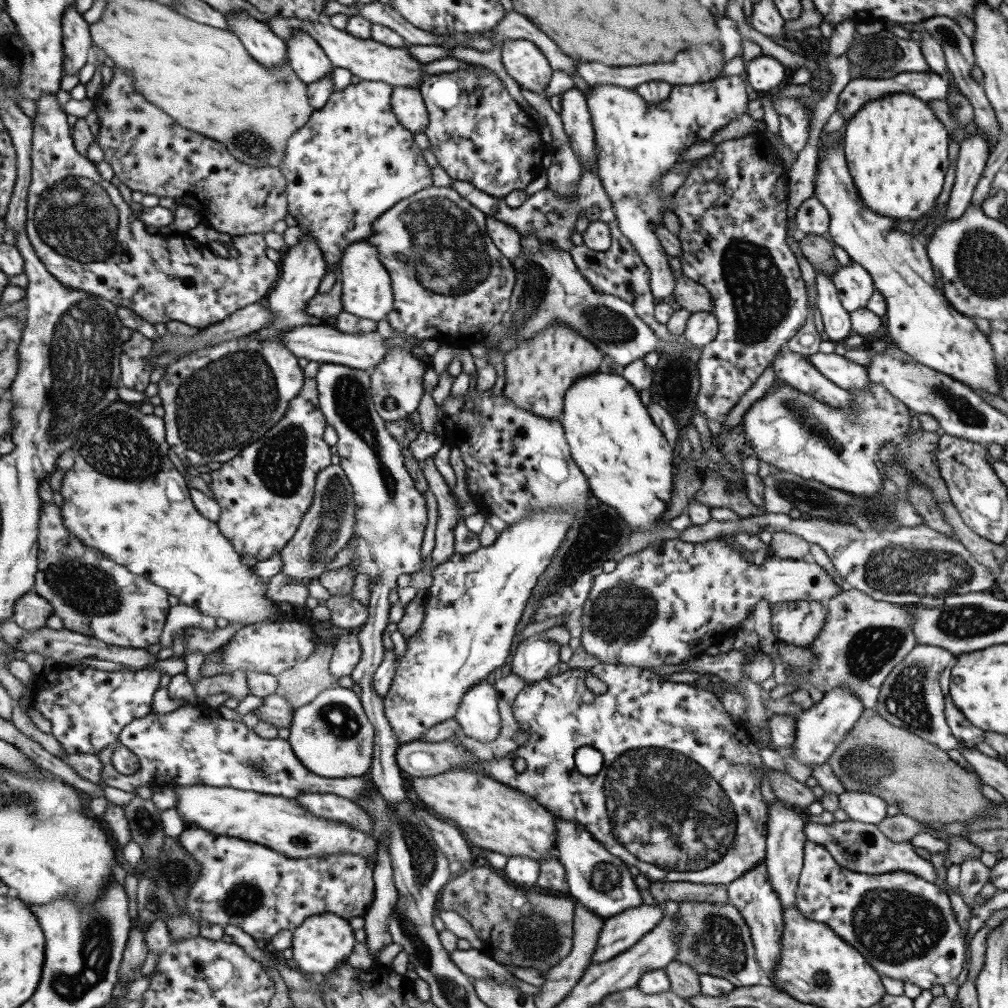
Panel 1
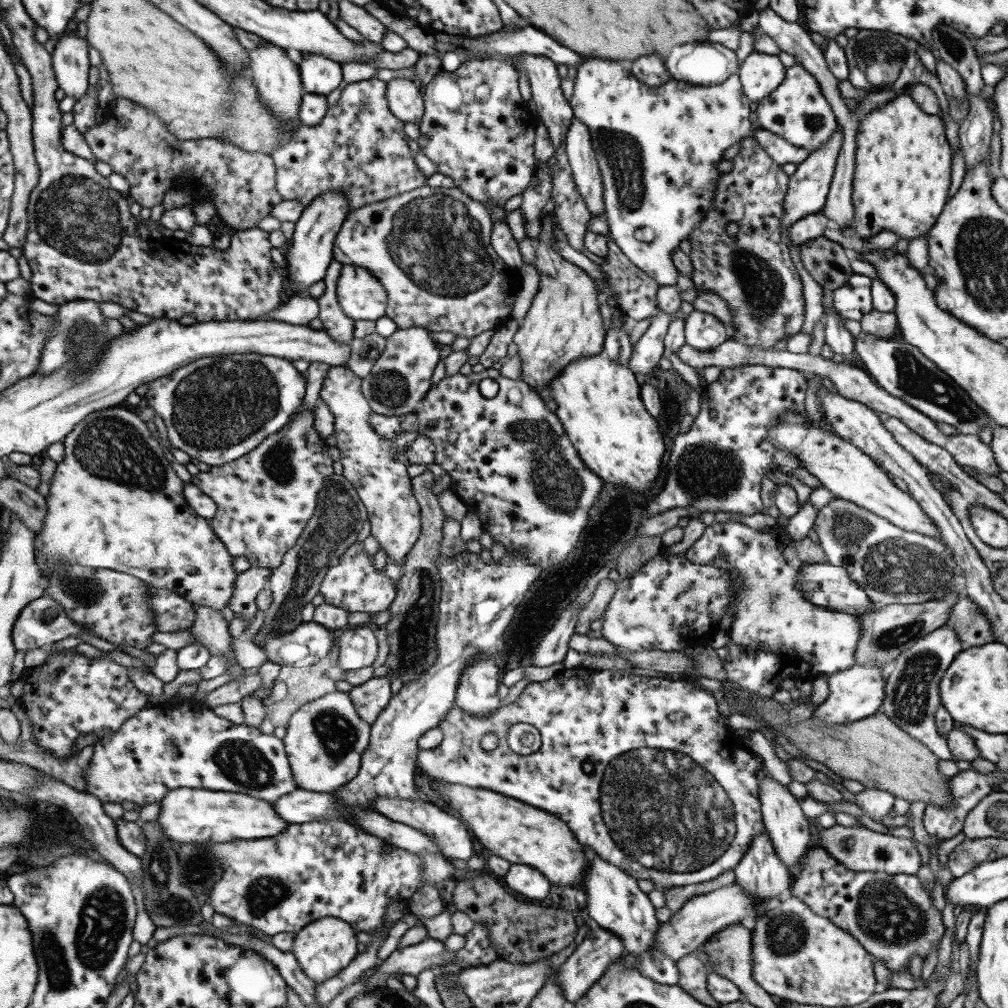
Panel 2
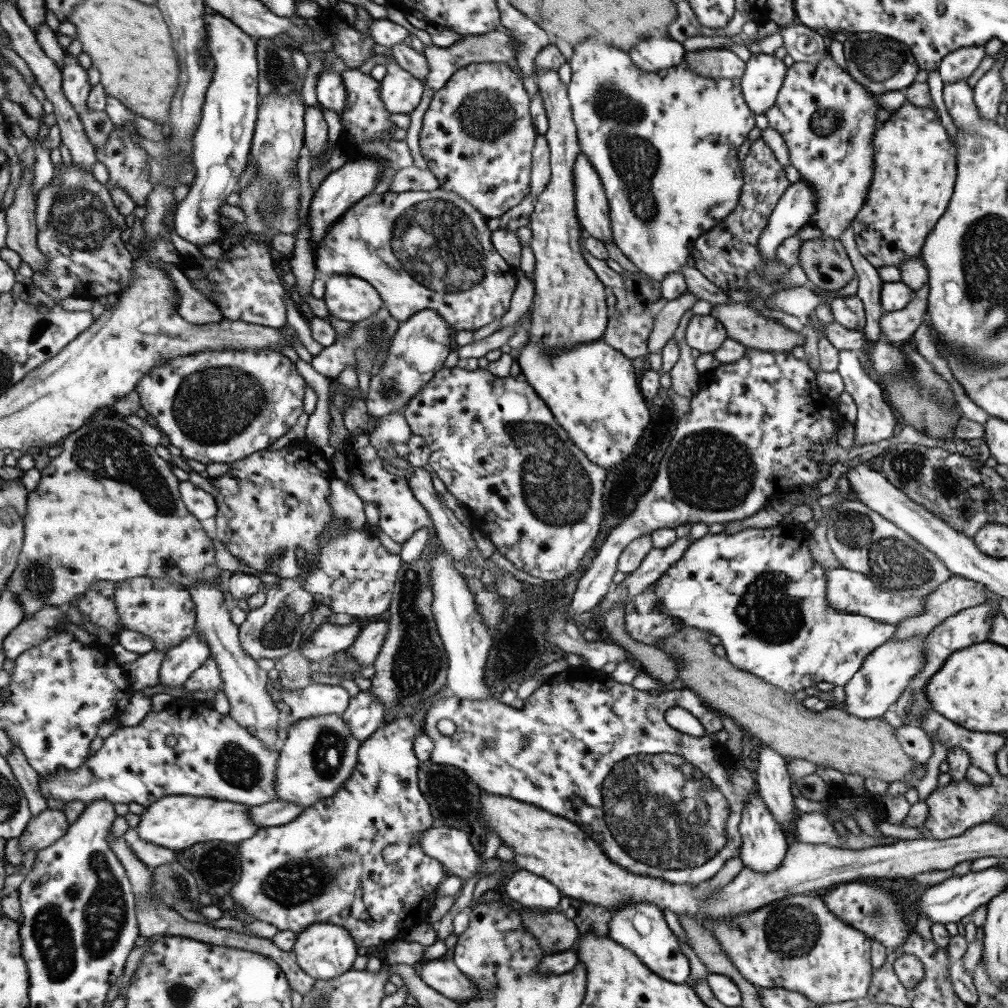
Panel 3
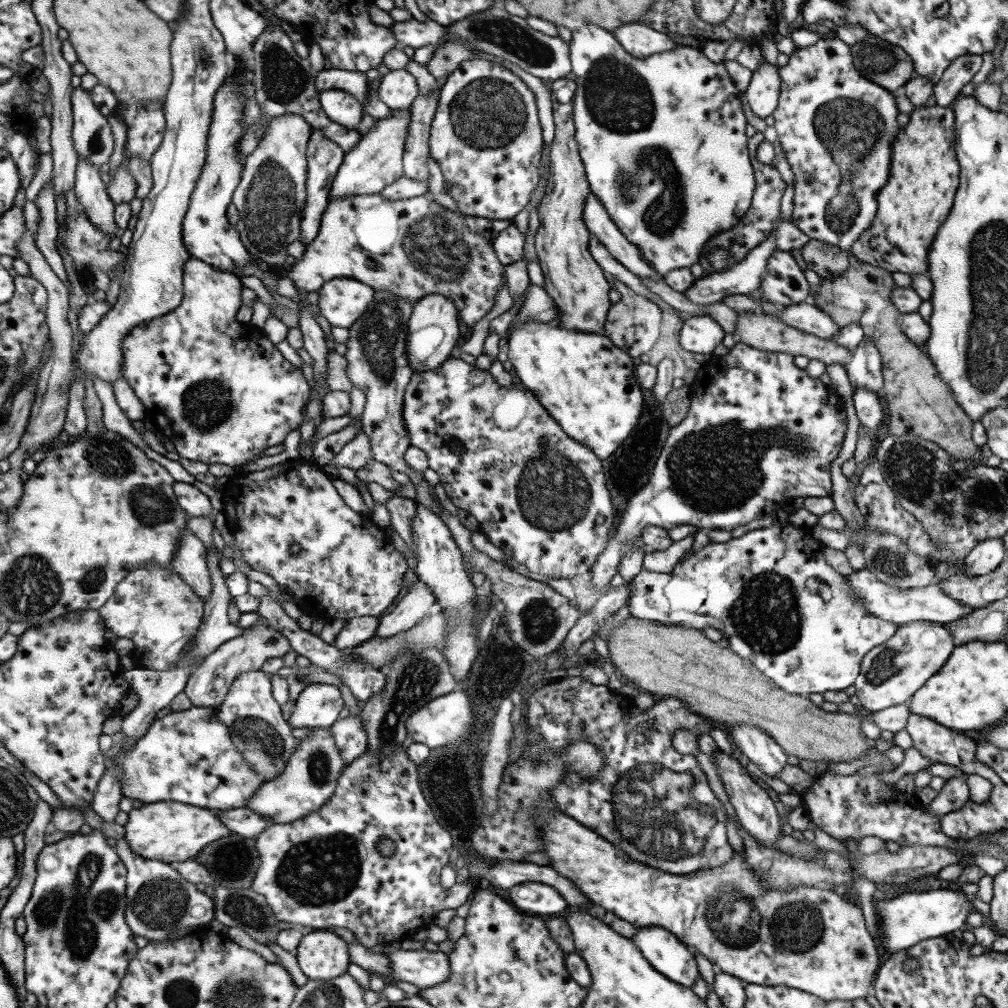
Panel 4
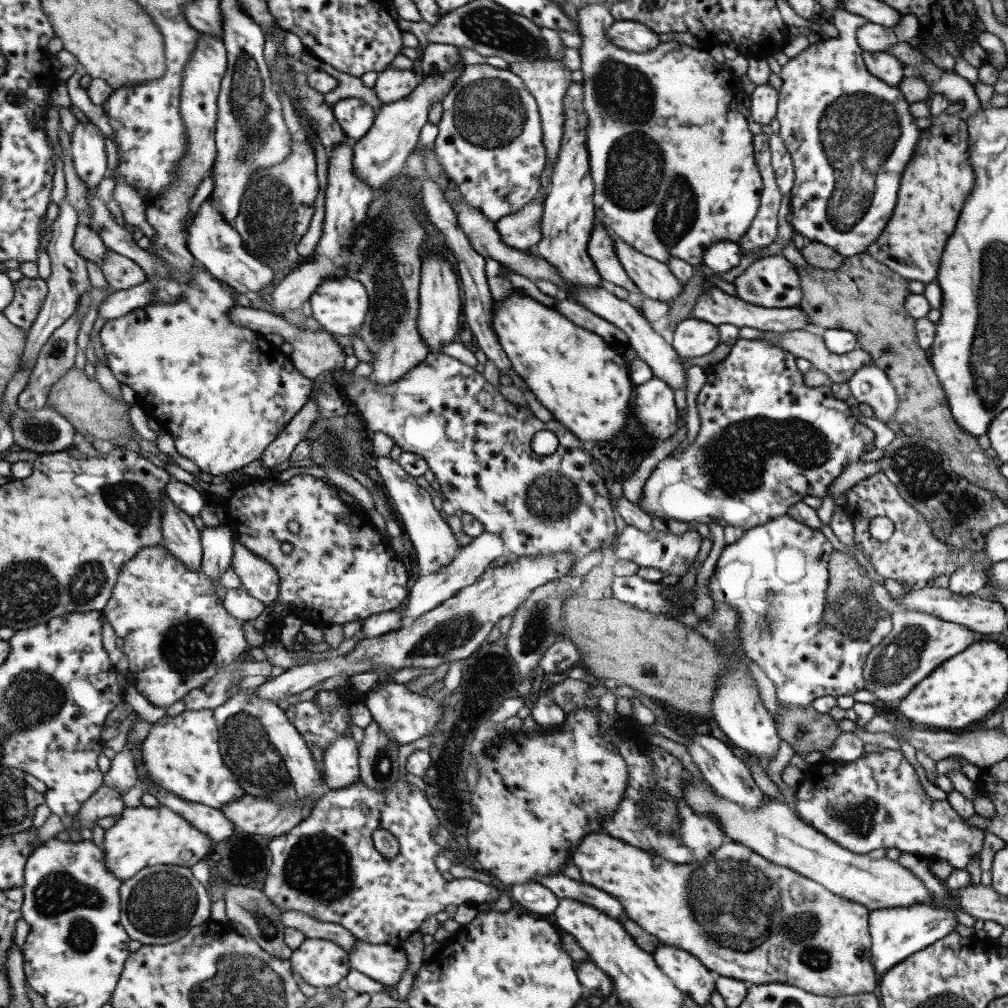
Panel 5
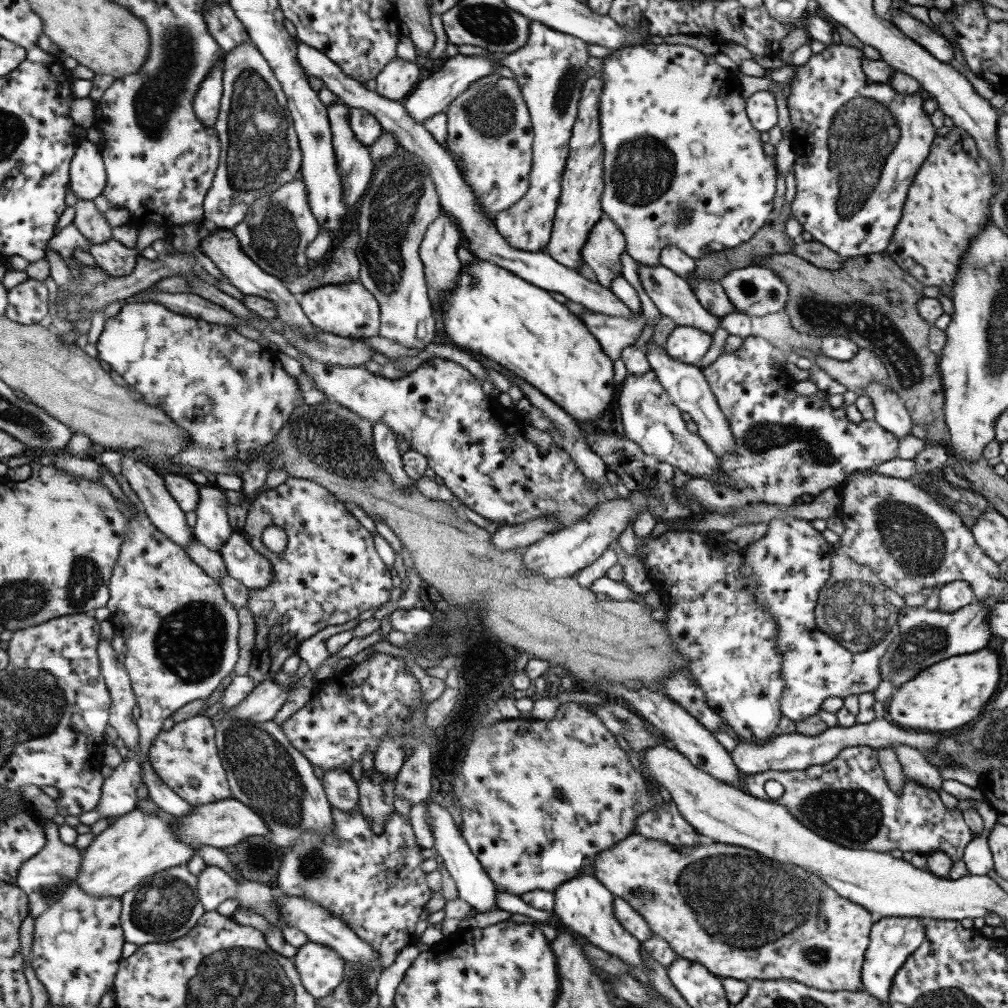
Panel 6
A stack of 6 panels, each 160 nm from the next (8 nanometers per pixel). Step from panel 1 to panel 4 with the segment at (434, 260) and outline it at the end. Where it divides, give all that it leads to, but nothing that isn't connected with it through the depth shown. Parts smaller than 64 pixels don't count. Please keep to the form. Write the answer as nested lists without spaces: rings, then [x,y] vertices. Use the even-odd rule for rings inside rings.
[[[377,193],[329,198],[318,233],[305,245],[299,260],[290,262],[287,277],[292,281],[296,292],[315,292],[333,278],[347,278],[361,282],[371,289],[383,289],[384,292],[407,299],[411,303],[417,303],[425,295],[439,293],[453,300],[459,321],[472,330],[493,307],[497,288],[505,287],[503,267],[490,242],[479,233],[472,233],[467,229],[459,210],[453,212],[435,201],[430,201],[425,195],[387,200]]]

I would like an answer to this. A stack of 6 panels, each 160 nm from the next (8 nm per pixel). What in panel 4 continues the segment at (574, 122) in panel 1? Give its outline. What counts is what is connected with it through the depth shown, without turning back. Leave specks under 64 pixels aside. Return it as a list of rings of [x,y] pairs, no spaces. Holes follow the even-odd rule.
[[[591,191],[584,200],[582,219],[590,234],[607,249],[607,252],[617,262],[620,262],[629,272],[636,274],[639,280],[663,282],[660,274],[641,260],[639,248],[631,244],[619,232],[600,200]]]

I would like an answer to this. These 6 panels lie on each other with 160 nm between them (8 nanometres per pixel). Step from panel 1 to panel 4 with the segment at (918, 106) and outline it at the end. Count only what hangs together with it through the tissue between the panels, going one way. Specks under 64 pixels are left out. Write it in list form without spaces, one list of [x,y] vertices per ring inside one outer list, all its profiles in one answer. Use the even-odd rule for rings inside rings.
[[[933,105],[915,107],[905,126],[900,127],[891,143],[889,174],[876,196],[876,211],[871,224],[851,243],[849,254],[855,258],[892,272],[925,274],[926,254],[935,231],[950,211],[958,187],[959,165],[954,155],[954,118],[952,110]]]

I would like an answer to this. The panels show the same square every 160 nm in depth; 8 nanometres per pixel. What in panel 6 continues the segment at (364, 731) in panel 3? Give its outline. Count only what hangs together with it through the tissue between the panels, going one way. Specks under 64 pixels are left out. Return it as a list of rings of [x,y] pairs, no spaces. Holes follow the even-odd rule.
[[[324,772],[322,788],[331,808],[341,812],[353,812],[358,807],[358,786],[348,772]]]

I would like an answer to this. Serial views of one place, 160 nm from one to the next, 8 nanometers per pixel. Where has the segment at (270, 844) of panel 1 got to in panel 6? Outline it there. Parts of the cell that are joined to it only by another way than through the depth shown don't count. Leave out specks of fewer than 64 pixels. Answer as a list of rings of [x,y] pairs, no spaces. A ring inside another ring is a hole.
[[[134,809],[116,817],[113,824],[97,834],[91,844],[84,848],[75,882],[81,892],[91,898],[120,898],[146,876],[186,864],[194,854],[196,852],[191,847],[173,836],[171,828],[163,820],[156,815],[147,815]]]

